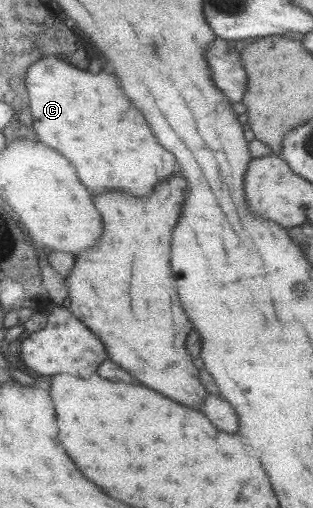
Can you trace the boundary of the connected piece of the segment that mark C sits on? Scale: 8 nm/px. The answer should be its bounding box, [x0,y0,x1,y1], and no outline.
[24,55,177,197]

